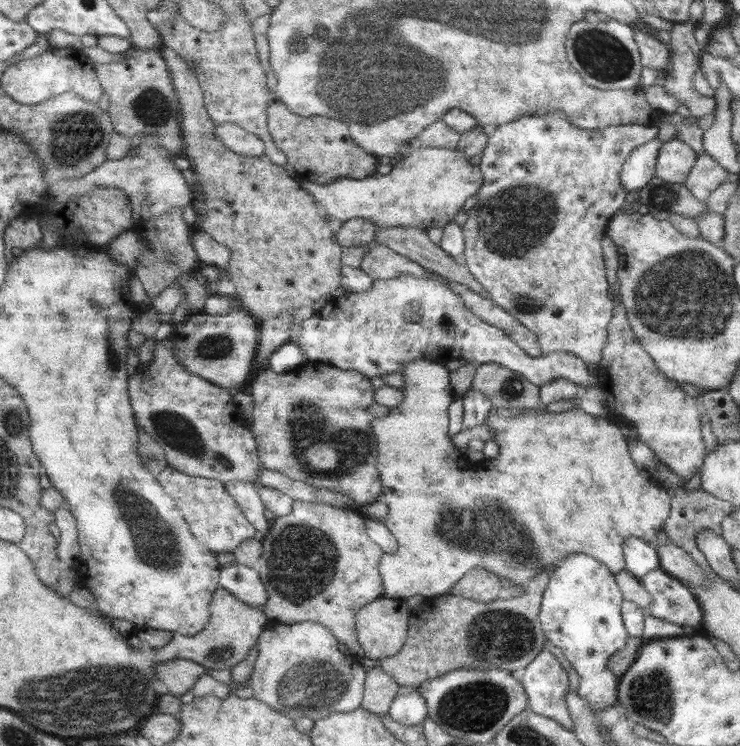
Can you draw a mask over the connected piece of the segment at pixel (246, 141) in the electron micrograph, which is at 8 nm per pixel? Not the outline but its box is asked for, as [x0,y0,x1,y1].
[213,123,265,156]

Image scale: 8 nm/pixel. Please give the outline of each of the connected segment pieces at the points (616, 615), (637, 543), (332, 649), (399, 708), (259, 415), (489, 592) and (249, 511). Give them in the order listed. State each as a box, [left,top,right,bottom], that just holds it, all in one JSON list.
[[539,551,630,722],[622,537,660,579],[247,620,366,722],[387,690,427,726],[248,360,390,504],[448,567,502,603],[225,480,271,535]]

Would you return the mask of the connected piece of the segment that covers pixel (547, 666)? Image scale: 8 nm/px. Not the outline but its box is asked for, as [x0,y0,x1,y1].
[519,649,574,730]

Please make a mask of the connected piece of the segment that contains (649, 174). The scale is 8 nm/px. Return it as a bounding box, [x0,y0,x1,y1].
[619,138,663,193]

